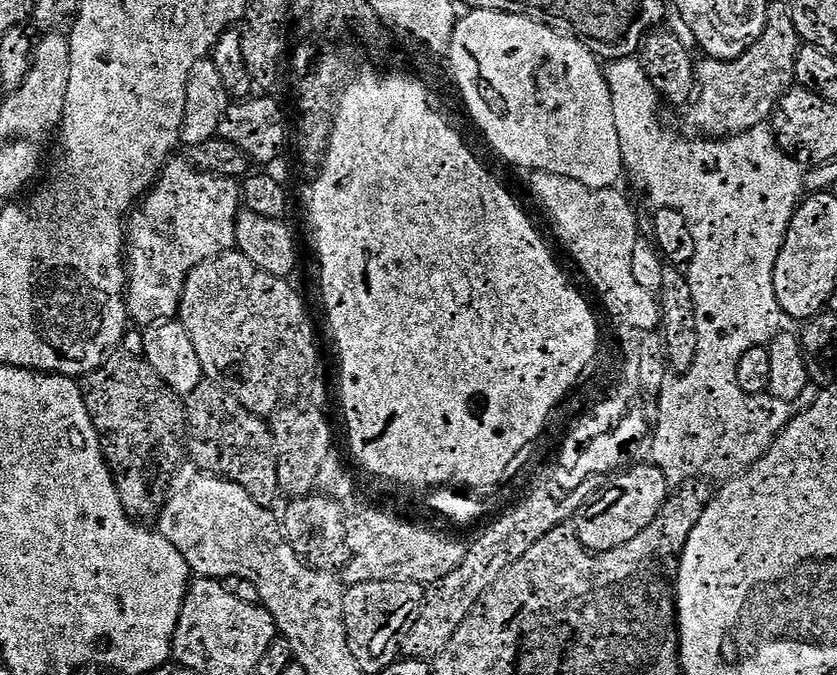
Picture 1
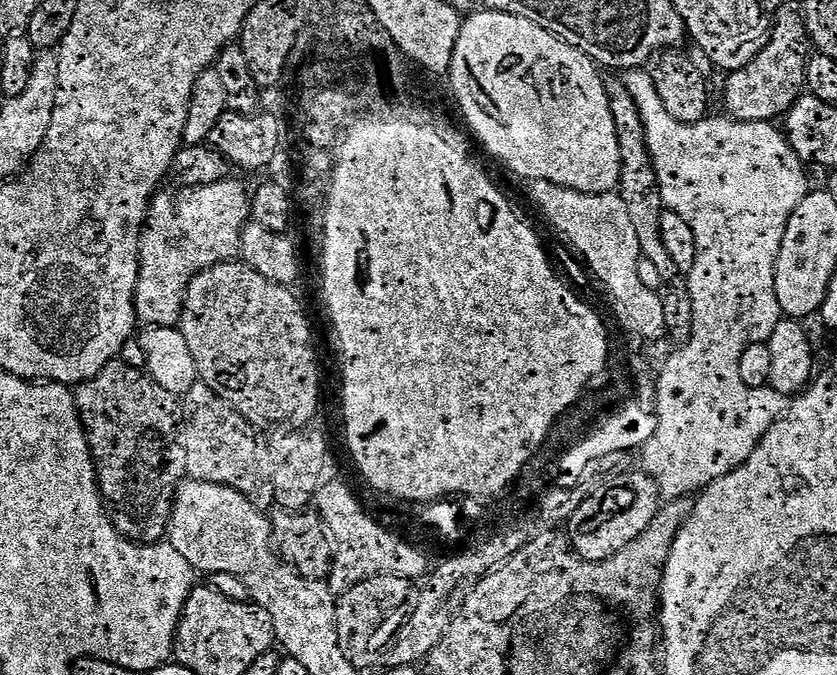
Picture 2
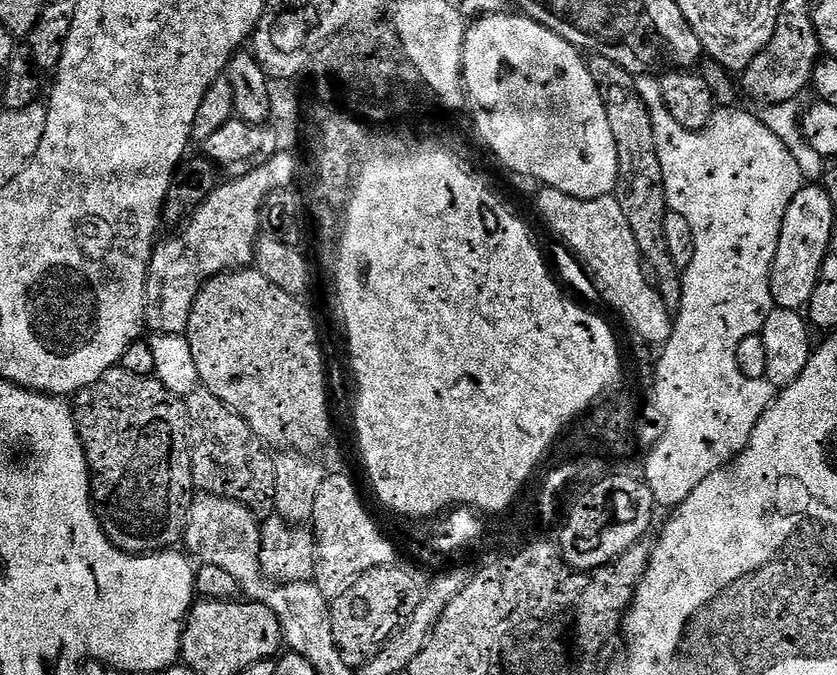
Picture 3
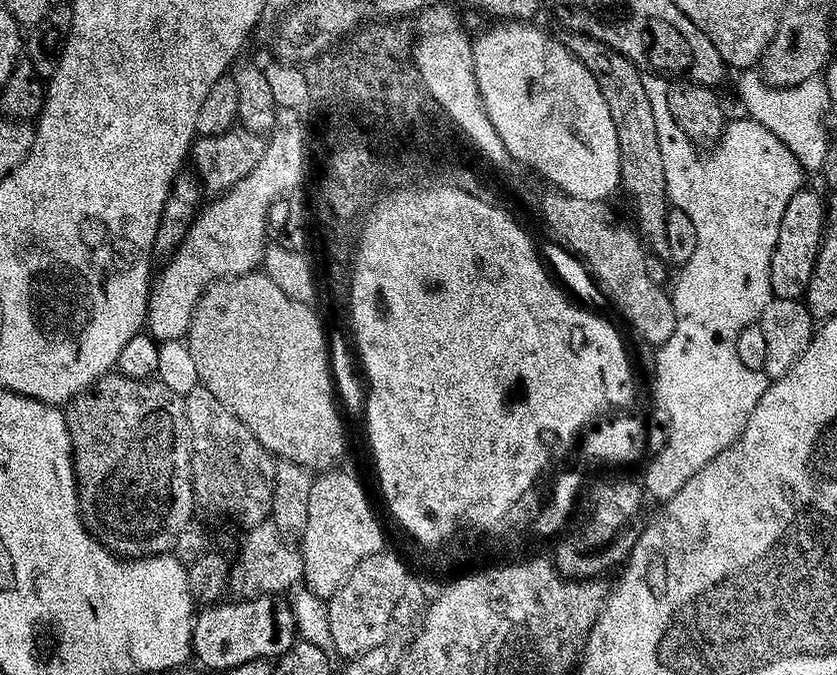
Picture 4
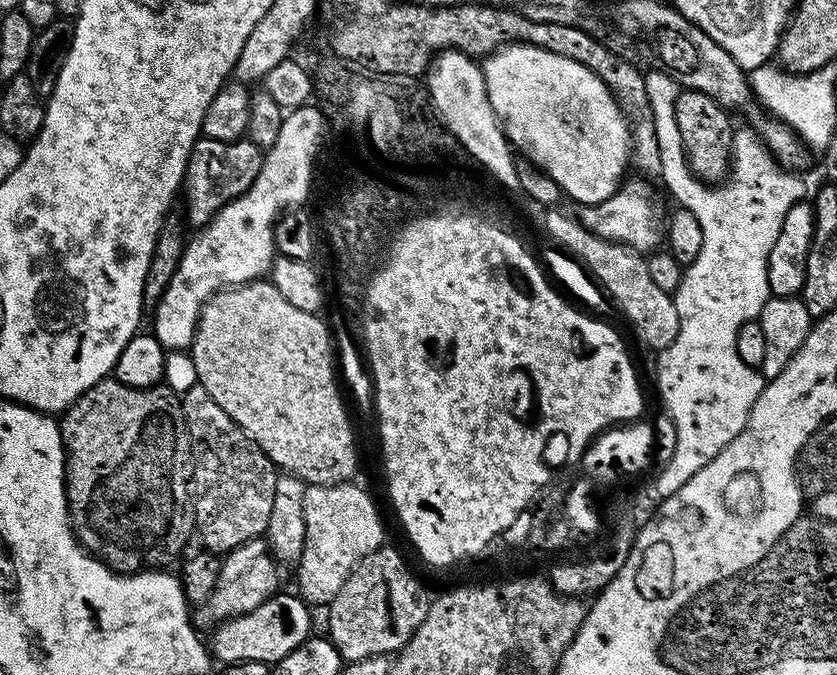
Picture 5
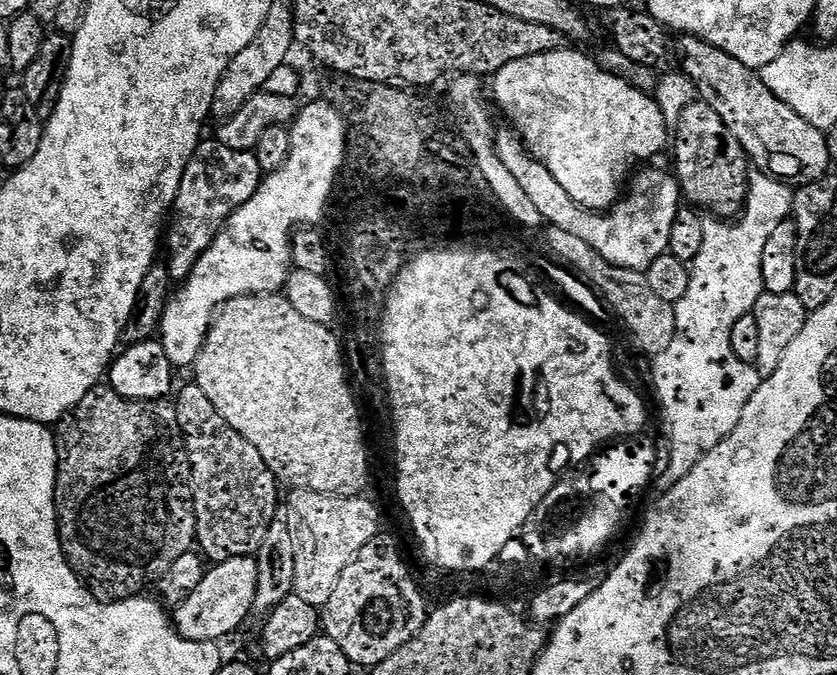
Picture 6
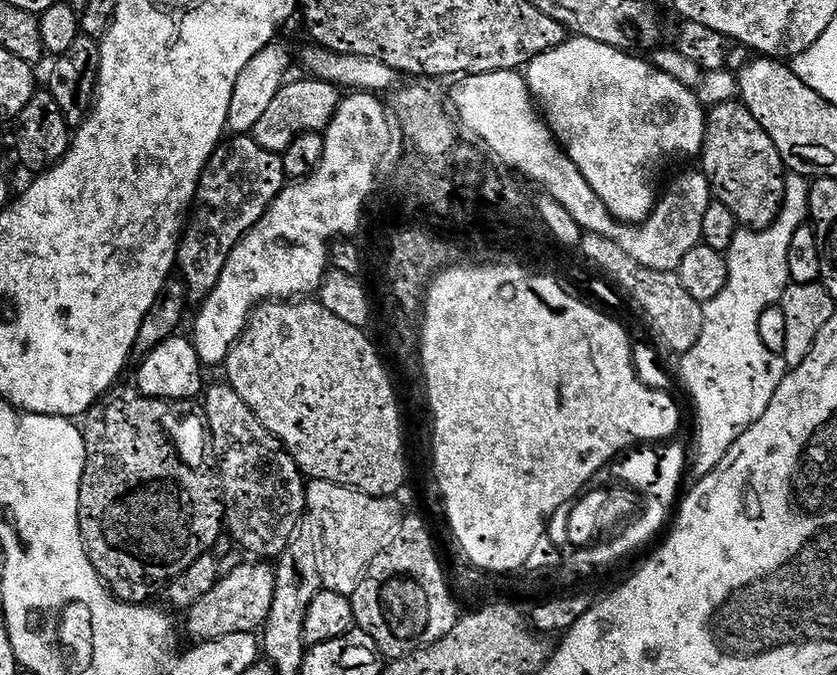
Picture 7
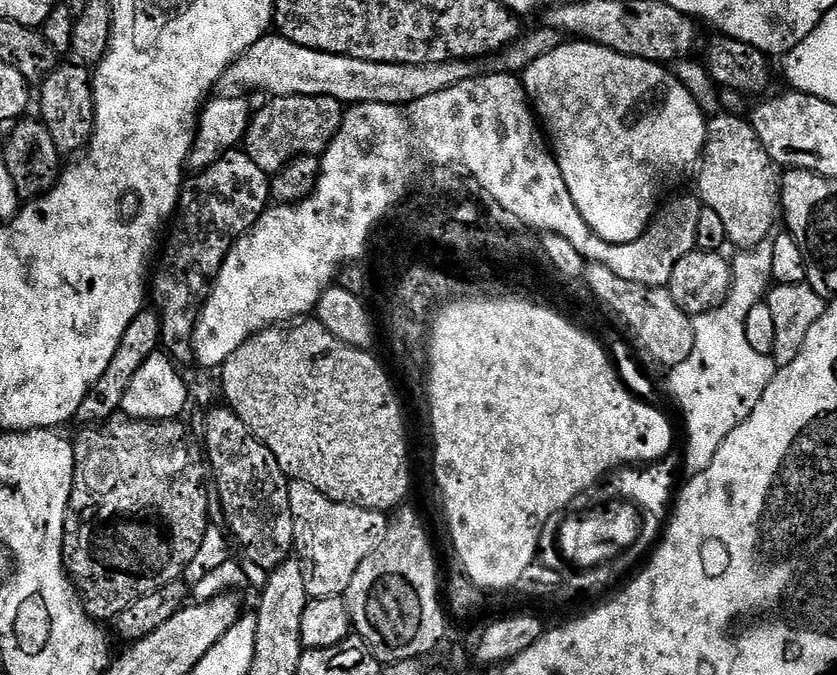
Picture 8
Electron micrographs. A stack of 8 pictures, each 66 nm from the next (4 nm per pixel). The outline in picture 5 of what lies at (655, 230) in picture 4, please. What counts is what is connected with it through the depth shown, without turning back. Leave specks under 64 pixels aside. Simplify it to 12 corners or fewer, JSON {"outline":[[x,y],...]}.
{"outline":[[559,21],[512,24],[519,43],[573,59],[614,94],[632,125],[631,165],[662,172],[645,75],[603,41]]}

